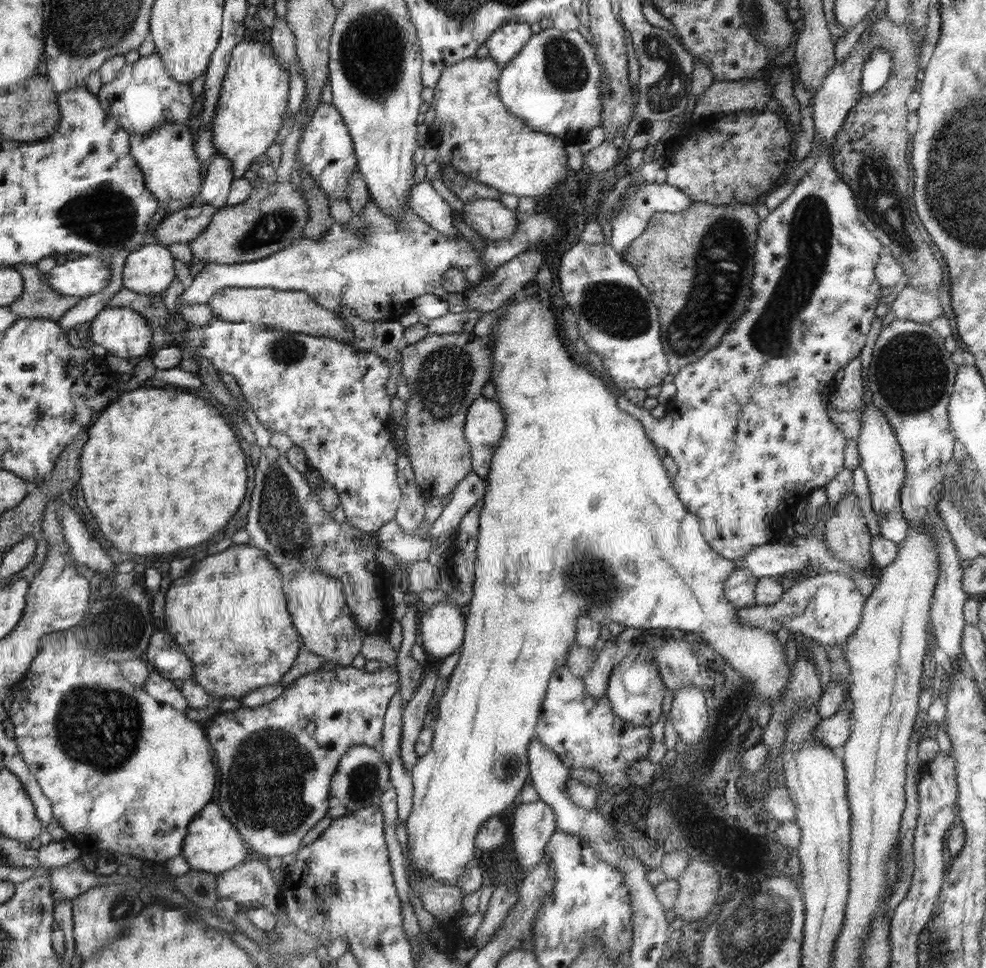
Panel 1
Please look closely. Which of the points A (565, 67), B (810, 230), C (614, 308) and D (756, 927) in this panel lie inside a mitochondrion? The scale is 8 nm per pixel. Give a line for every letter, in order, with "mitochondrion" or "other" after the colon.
A: mitochondrion
B: mitochondrion
C: mitochondrion
D: mitochondrion

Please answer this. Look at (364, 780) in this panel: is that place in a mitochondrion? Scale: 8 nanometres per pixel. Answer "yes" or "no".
yes

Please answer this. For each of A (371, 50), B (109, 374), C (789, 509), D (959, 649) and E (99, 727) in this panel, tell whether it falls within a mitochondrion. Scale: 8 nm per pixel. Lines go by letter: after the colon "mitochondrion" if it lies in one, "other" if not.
A: mitochondrion
B: other
C: other
D: other
E: mitochondrion

